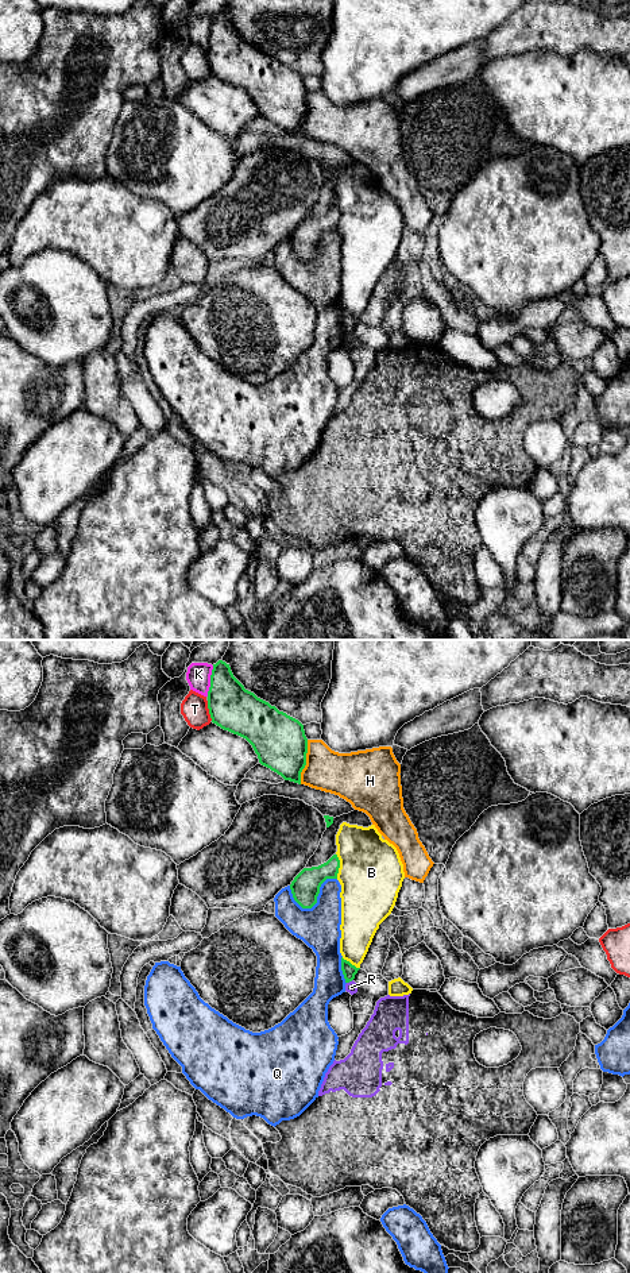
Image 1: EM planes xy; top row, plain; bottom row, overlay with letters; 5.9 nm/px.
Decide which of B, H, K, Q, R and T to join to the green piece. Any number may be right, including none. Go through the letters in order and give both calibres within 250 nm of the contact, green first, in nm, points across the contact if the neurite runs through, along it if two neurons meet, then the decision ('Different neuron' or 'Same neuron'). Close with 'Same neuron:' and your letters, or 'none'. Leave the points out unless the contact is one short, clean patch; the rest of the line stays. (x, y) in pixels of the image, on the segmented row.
B: Thickness 170 nm (green) against 380 nm. Different neuron
H: Thickness 320 nm (green) against 260 nm. Different neuron
K: Thickness 280 nm (green) against 140 nm. Boundary: xy (213, 666), (207, 695). Different neuron
Q: Thickness 170 nm (green) against 240 nm. Different neuron
R: Thickness 80 nm (green) against 70 nm. Boundary: xy (352, 979), (347, 983). Different neuron
T: Thickness 280 nm (green) against 160 nm. Different neuron
Same neuron: none

